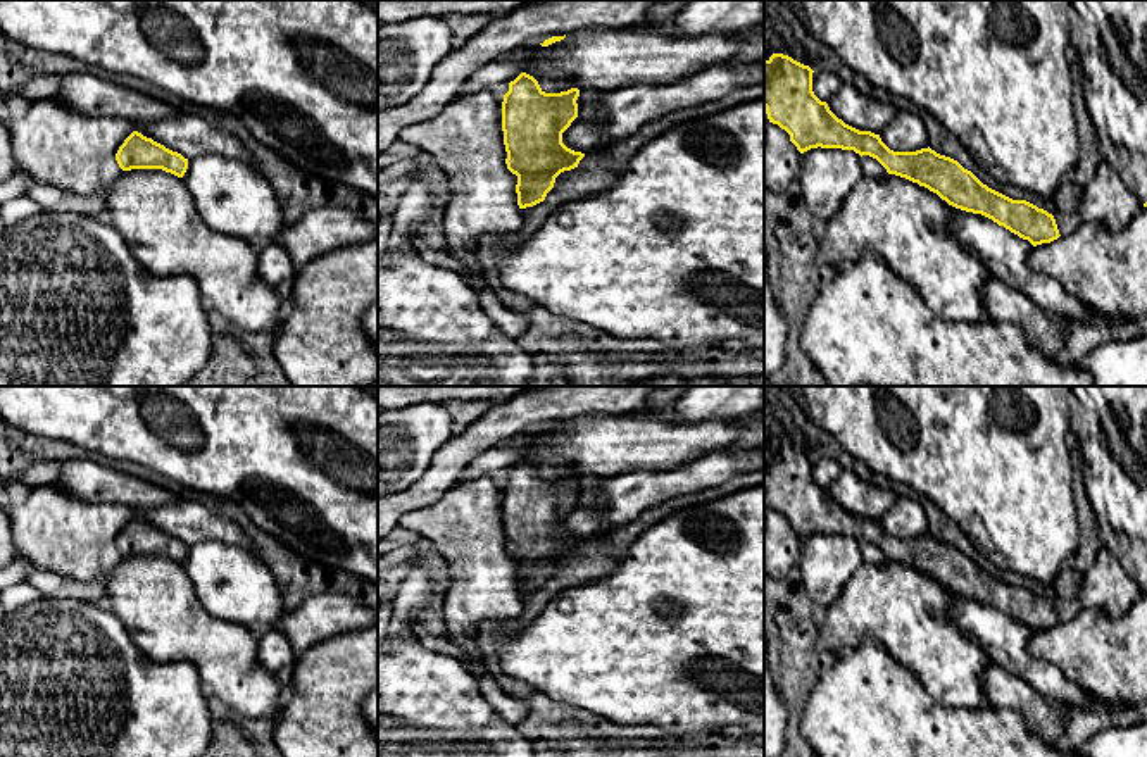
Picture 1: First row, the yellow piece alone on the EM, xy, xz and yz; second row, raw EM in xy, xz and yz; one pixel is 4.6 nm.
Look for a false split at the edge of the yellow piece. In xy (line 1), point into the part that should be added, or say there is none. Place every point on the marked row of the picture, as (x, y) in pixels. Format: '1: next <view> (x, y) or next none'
1: next none

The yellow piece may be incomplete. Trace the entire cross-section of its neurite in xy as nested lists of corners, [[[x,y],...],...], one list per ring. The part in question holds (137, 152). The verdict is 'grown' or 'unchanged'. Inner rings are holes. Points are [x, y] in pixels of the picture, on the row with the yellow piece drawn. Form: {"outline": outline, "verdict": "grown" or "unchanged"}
{"outline": [[[133,131],[124,140],[116,153],[116,160],[122,171],[162,169],[178,178],[183,178],[188,169],[188,159],[138,131]]], "verdict": "unchanged"}

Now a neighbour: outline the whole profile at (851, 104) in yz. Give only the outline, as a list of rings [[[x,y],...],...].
[[[862,83],[842,84],[826,103],[845,124],[880,135],[899,110],[890,102],[880,102],[866,95],[862,86]]]

